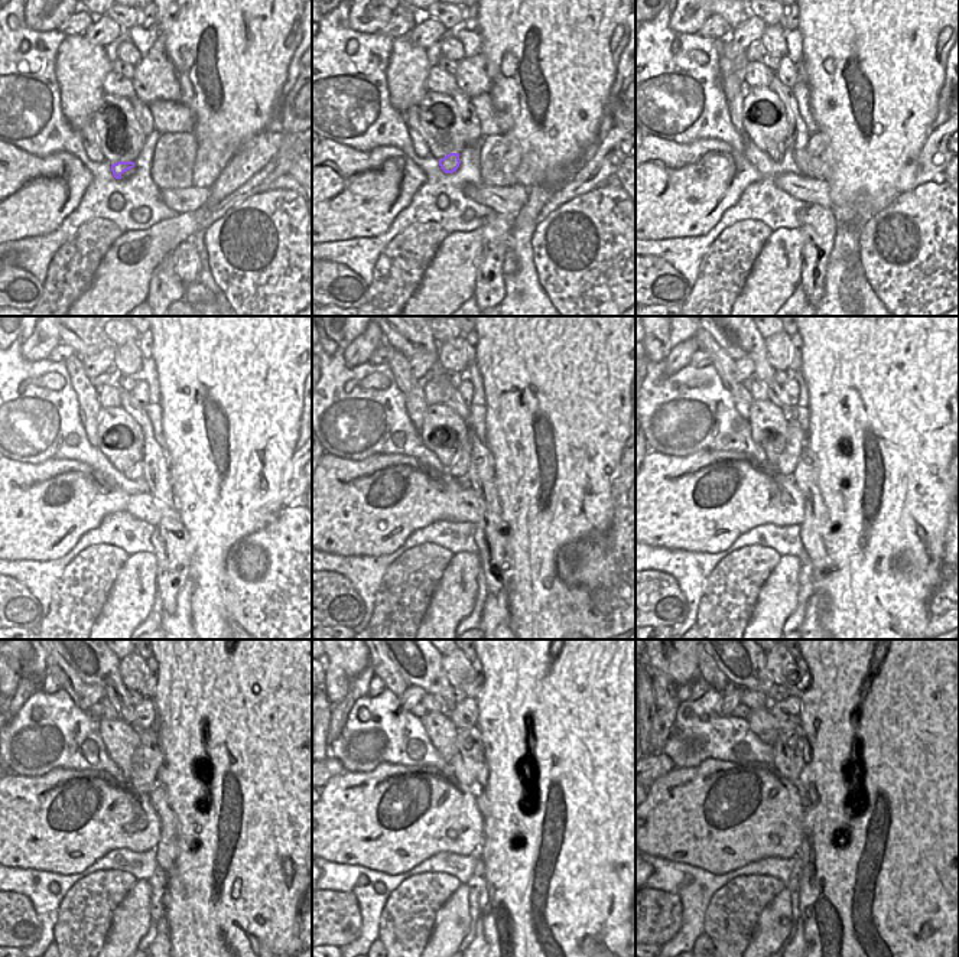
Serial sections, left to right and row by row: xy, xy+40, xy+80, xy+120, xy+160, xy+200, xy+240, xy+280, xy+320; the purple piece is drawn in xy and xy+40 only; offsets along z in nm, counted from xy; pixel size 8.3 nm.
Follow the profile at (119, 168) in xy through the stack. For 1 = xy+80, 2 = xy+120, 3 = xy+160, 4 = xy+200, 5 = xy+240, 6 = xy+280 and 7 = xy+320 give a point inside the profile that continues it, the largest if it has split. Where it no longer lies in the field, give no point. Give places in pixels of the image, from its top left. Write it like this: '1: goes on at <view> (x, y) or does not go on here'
1: goes on at xy+80 (774, 153)
2: goes on at xy+120 (136, 471)
3: goes on at xy+160 (460, 468)
4: goes on at xy+200 (796, 438)
5: goes on at xy+240 (148, 758)
6: goes on at xy+280 (470, 754)
7: goes on at xy+320 (790, 749)

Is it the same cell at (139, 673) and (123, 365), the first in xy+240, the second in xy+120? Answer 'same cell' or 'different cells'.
same cell

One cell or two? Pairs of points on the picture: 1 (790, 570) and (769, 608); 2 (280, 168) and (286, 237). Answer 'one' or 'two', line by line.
1: one
2: two

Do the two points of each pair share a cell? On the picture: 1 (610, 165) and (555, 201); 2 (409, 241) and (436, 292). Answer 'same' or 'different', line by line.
1: same
2: different

